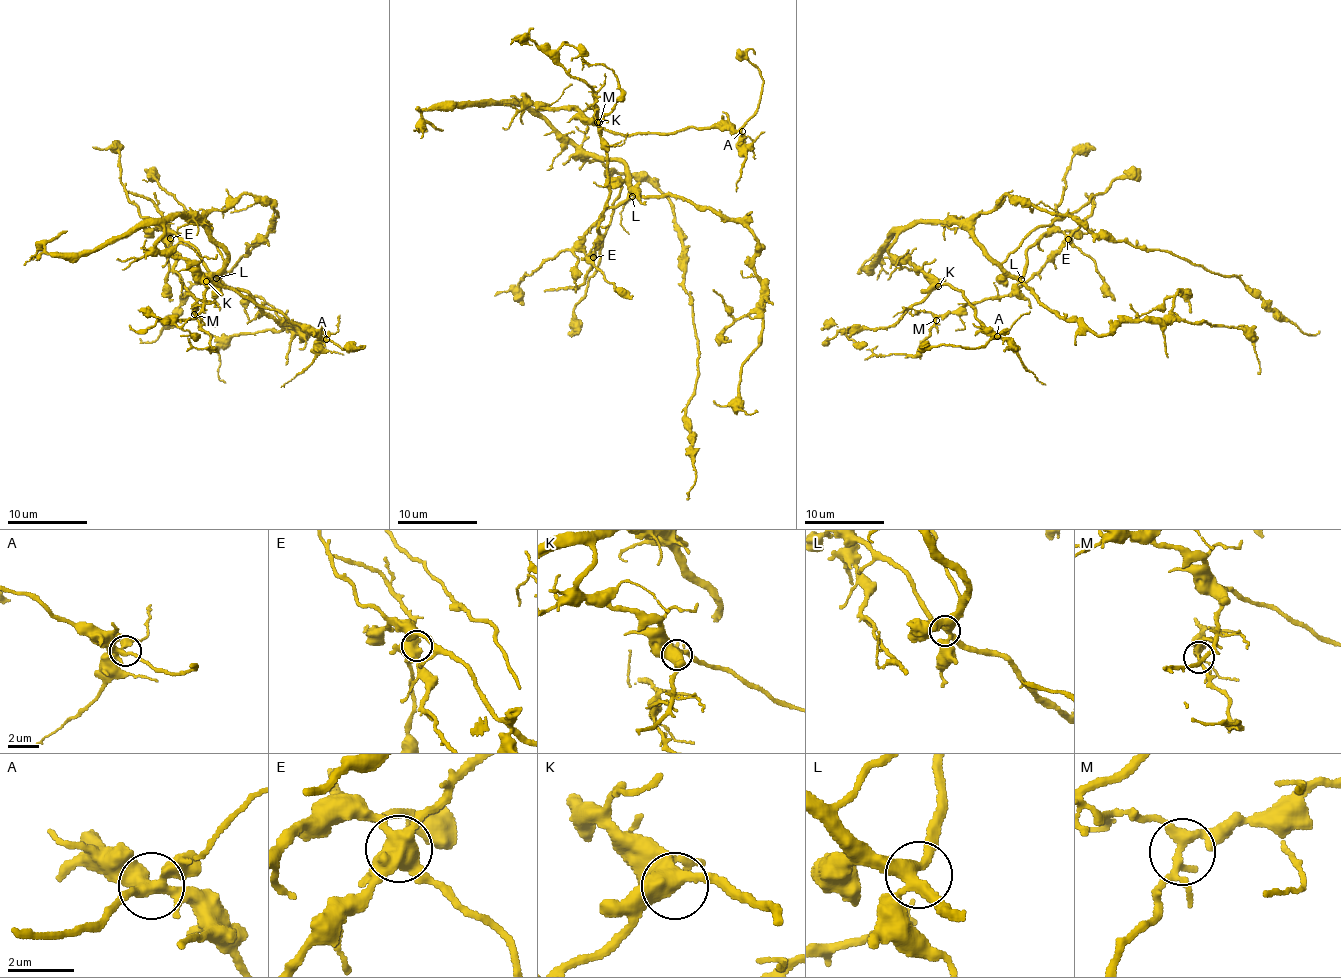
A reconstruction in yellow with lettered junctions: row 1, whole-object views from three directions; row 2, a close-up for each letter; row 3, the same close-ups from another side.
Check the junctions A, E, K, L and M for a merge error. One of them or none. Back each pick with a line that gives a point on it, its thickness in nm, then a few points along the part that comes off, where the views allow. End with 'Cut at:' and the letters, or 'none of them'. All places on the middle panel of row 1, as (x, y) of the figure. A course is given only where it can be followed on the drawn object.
E: Place: (593, 257). Thickness 500 nm. Course of the part to remove: (592, 257), (609, 193), (607, 151), (599, 122), (621, 95), (619, 81), (610, 69), (588, 65), (582, 57)
Cut at: E

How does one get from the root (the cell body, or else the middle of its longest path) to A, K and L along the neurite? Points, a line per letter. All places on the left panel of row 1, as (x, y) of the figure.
A: (208, 213), (170, 214), (157, 249), (195, 260), (213, 283), (235, 288), (326, 339)
K: (208, 213), (200, 216), (170, 214), (162, 237), (155, 245), (160, 251), (189, 258), (206, 281)
L: (208, 213), (206, 228), (228, 255), (216, 278)

